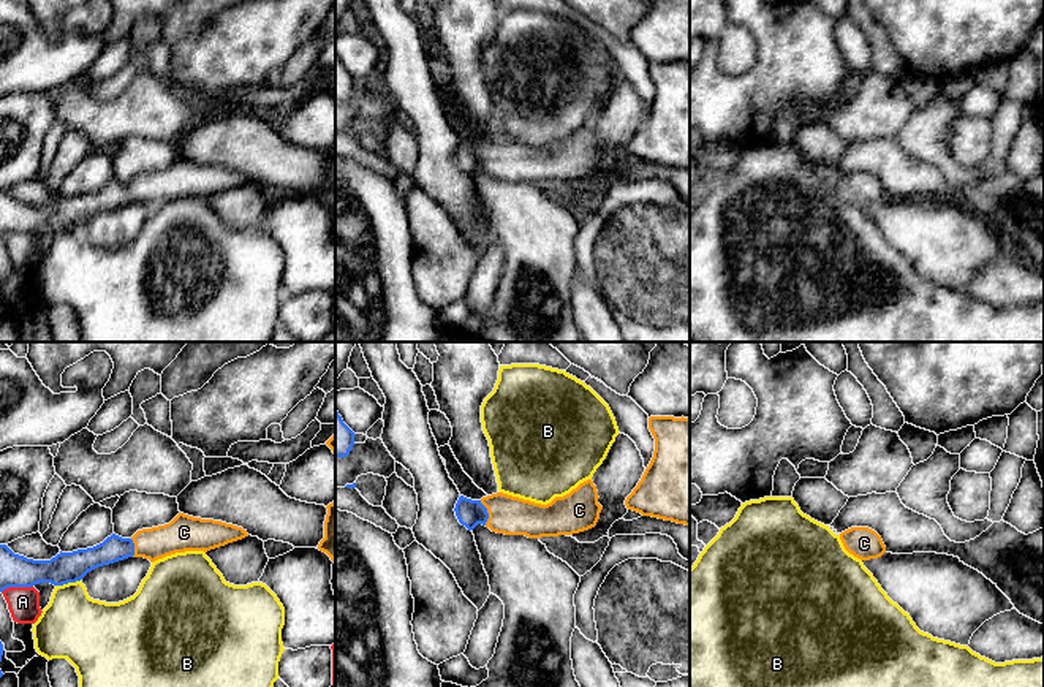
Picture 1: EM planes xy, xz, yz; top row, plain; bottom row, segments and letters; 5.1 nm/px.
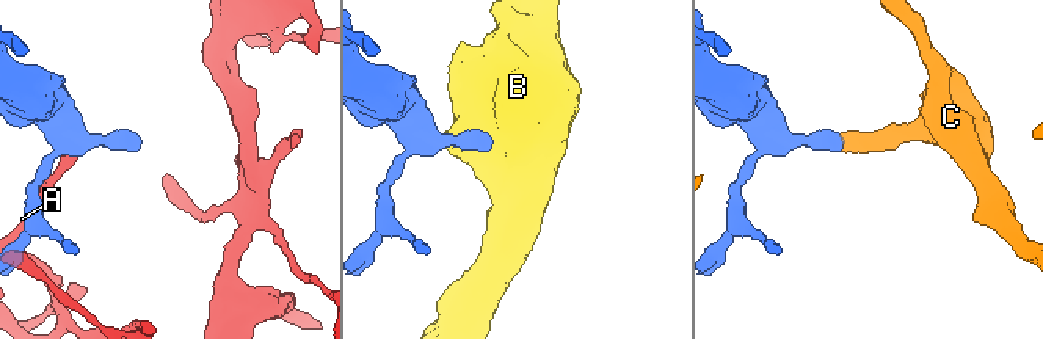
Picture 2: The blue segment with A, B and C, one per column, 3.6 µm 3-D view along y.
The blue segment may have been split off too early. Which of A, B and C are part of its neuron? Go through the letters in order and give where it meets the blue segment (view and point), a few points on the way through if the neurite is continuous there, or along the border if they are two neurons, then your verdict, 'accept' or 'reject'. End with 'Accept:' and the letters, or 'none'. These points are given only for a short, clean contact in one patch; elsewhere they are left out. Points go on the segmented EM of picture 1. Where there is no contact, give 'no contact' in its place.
A: contact xy (16, 586); border xy (32, 584), (8, 588), (2, 592); reject
B: contact xy (67, 583); border xy (79, 580), (56, 586); reject
C: contact xz (487, 513); way xz (470, 513), (487, 513), (508, 515); accept
Accept: C

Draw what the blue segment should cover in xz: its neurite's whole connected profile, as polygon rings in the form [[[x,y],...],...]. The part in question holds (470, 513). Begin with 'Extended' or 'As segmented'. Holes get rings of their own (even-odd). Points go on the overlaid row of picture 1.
Extended. [[[587,480],[547,505],[497,492],[481,500],[460,495],[454,511],[468,530],[482,524],[497,533],[541,538],[573,535],[595,527],[603,510],[598,499],[596,486]]]

